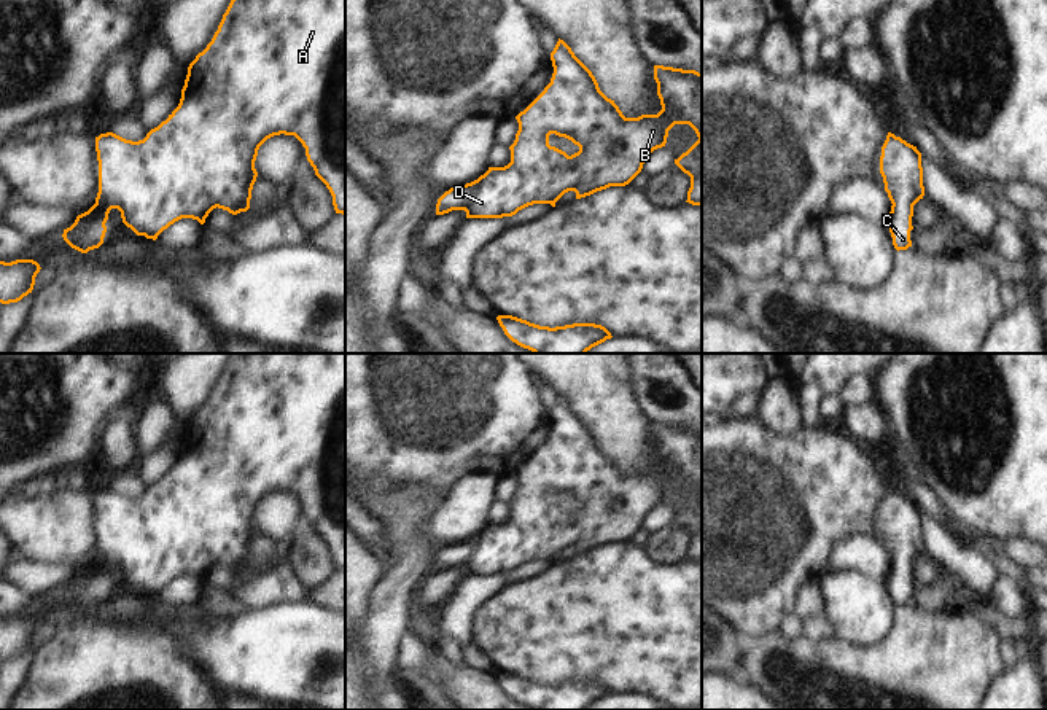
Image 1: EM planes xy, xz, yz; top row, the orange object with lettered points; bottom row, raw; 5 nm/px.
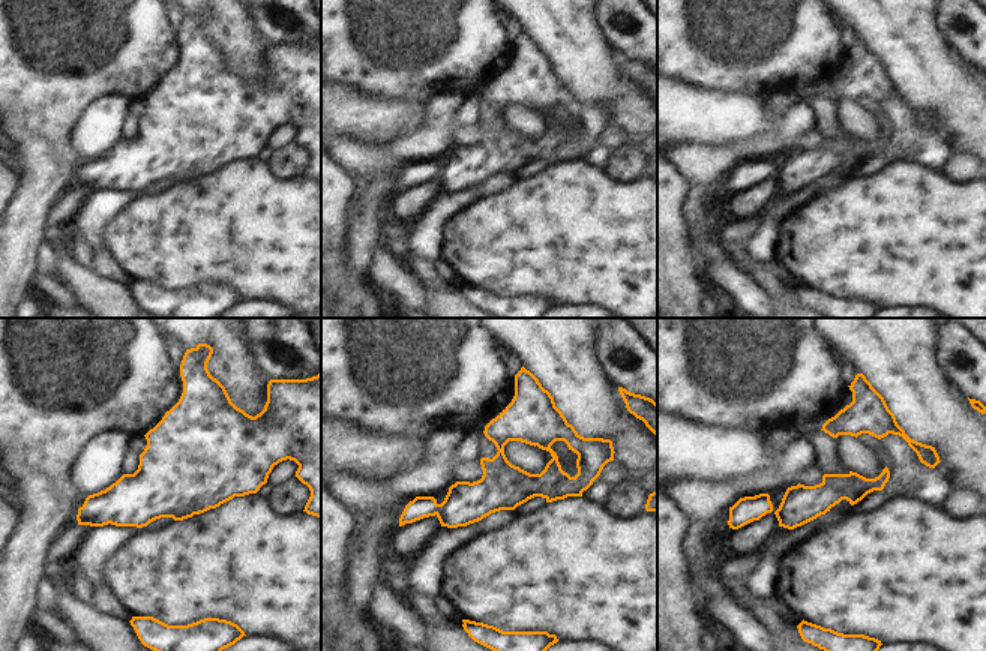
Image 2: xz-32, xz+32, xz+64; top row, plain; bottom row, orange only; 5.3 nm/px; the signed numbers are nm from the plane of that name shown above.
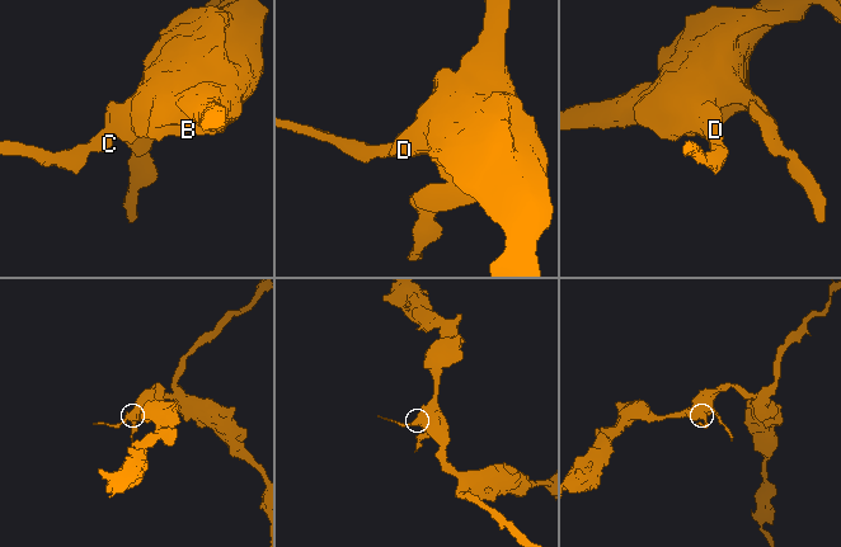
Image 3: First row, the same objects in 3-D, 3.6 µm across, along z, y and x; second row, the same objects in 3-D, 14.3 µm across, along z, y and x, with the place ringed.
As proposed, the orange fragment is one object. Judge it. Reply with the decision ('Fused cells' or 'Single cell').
Single cell

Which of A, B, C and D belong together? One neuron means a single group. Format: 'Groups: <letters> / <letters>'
Groups: A B C D

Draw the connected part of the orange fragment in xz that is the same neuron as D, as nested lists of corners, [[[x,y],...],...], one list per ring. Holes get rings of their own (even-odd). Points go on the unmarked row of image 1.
[[[559,395],[551,409],[554,430],[544,447],[524,466],[516,476],[519,487],[511,506],[511,519],[504,524],[488,524],[477,536],[458,544],[446,548],[436,560],[436,572],[444,572],[452,567],[465,567],[466,575],[503,575],[512,573],[519,567],[533,560],[555,559],[568,548],[576,549],[576,556],[590,552],[609,543],[629,541],[643,525],[648,513],[665,503],[668,487],[675,481],[689,481],[699,497],[678,516],[675,521],[691,533],[687,557],[692,562],[702,562],[702,430],[695,427],[683,427],[664,422],[654,422],[654,436],[657,439],[657,452],[662,466],[657,471],[641,471],[638,474],[625,474],[614,457],[608,455],[598,444],[592,428],[574,412],[571,404]],[[549,492],[565,493],[579,503],[579,508],[568,513],[565,508],[549,501]]]

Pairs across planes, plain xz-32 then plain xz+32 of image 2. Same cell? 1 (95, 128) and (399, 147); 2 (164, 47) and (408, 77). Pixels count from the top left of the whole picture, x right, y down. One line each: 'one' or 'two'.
1: one
2: one

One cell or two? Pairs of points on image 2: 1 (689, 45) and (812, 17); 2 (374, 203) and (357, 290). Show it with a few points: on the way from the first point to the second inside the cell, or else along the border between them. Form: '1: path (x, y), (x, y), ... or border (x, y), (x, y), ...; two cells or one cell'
1: path (719, 21), (782, 21); one cell
2: border (347, 245), (353, 272), (366, 282); two cells

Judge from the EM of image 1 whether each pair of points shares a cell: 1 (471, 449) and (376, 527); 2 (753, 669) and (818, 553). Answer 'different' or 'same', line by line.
1: different
2: different

